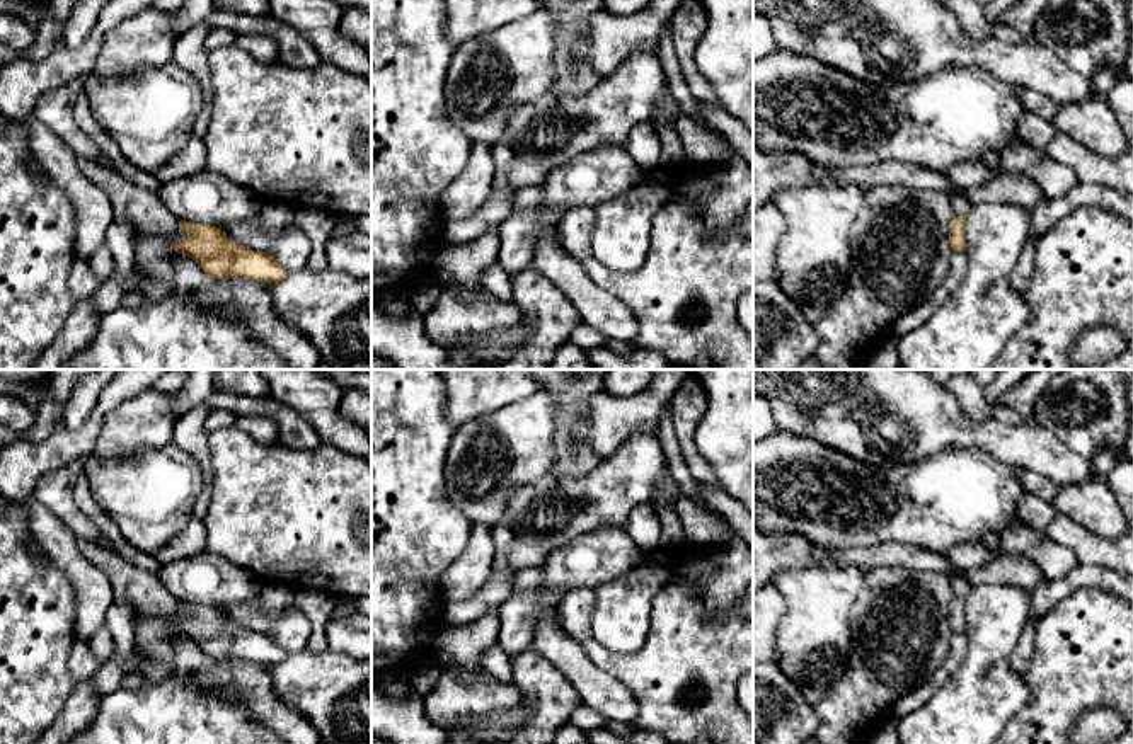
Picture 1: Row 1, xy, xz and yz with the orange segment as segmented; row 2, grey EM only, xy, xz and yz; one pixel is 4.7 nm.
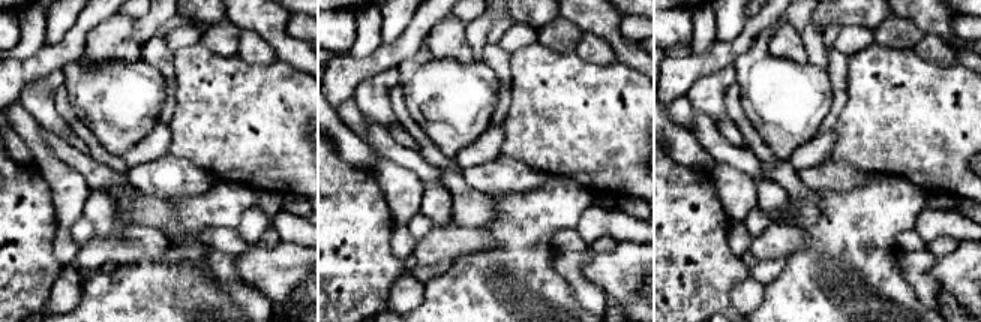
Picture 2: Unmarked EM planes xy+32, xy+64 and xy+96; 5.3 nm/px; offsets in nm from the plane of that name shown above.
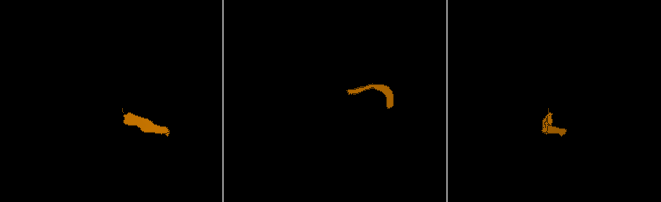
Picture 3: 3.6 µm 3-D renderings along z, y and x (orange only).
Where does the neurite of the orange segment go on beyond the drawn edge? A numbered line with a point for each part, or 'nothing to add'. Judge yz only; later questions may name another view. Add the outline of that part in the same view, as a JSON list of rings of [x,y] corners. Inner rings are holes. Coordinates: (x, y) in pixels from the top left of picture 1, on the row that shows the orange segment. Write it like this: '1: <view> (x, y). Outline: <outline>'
1: yz (961, 205). Outline: [[[956,194],[952,199],[952,218],[958,218],[961,215],[968,215],[971,209],[971,201],[964,194]]]

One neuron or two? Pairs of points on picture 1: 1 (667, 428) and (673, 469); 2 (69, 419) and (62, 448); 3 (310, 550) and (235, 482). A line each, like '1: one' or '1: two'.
1: one
2: two
3: one

